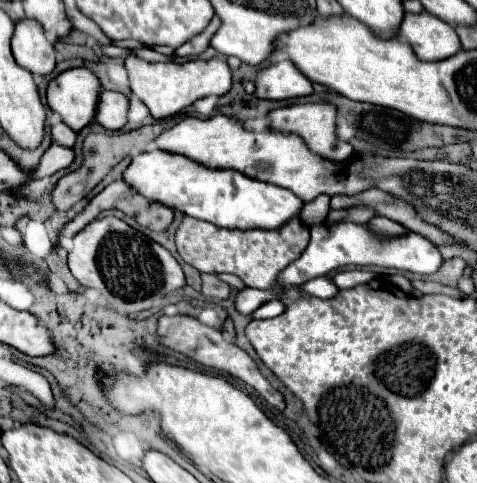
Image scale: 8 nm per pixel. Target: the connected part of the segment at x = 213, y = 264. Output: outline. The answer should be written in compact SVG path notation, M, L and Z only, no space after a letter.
M185 216L177 230L175 242L179 256L199 272L237 274L247 286L269 288L275 282L275 276L299 258L305 250L309 242L309 228L299 218L293 218L277 232L265 232L265 230L241 232L241 230L217 228L209 222Z

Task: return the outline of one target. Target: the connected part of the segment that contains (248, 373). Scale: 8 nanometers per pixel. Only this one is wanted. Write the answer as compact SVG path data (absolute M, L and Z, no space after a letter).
M161 316L159 322L157 322L157 336L159 336L159 344L161 346L167 346L167 348L171 348L175 352L185 354L187 358L193 358L201 366L227 372L227 374L231 374L231 376L247 382L249 386L253 386L271 406L275 406L279 410L285 408L283 396L261 376L261 372L257 370L257 366L249 358L249 354L245 350L241 350L239 346L225 342L219 330L201 324L197 318L191 318L191 316Z

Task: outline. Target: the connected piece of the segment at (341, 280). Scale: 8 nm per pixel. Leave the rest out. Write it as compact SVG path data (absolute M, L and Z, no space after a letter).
M347 270L347 272L339 272L339 274L333 278L333 284L335 284L339 290L347 290L347 288L355 288L355 286L359 286L359 284L369 282L373 276L375 276L373 272Z

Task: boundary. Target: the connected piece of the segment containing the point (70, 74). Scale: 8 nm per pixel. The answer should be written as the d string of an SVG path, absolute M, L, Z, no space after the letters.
M73 68L49 82L47 106L57 112L73 132L79 132L95 116L99 90L99 80L89 70Z

